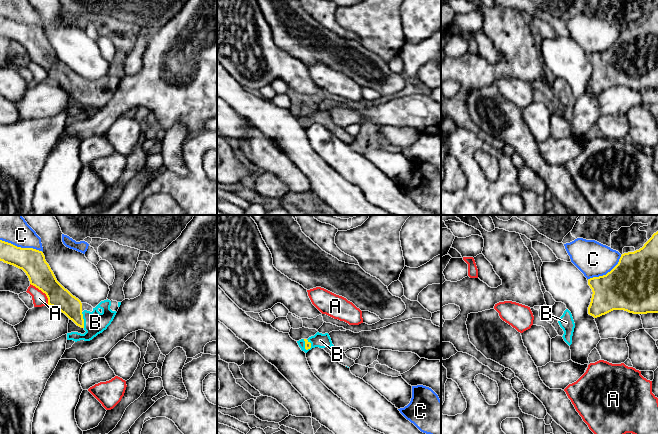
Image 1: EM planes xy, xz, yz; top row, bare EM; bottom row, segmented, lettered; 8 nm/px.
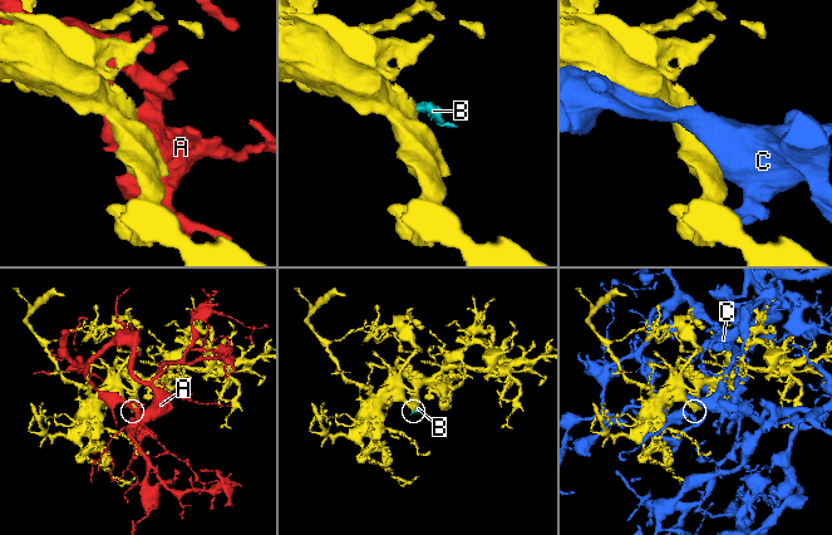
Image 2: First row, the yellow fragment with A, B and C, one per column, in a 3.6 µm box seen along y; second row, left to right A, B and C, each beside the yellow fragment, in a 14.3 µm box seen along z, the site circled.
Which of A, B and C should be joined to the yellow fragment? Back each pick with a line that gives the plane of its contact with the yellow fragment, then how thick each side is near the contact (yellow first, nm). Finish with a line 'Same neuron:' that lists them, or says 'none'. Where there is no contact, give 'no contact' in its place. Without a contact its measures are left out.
B: xy | 170/180 nm
Same neuron: B

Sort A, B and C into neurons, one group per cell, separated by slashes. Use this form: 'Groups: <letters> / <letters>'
Groups: A / B / C

